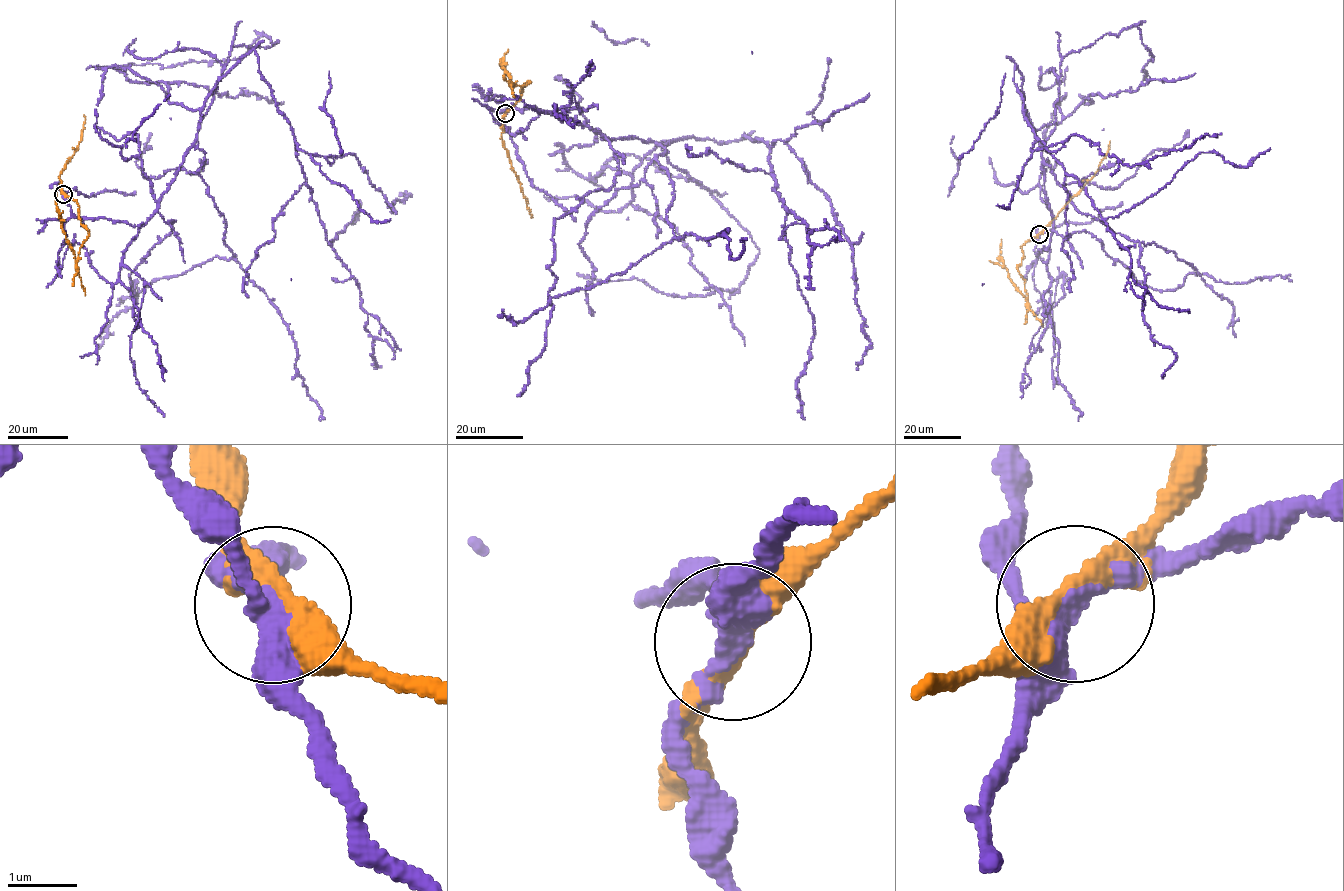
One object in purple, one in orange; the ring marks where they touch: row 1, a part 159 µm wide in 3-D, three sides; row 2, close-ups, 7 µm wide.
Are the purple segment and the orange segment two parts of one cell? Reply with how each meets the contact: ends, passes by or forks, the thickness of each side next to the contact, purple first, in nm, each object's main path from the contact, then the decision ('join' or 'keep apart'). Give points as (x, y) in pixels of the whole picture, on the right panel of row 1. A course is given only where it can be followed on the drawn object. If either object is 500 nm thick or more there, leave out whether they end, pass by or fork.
purple forks; orange passes by; calibres 280 and 240 nm; course purple (1039, 234), (1037, 254), (1052, 213), (1015, 65), (1023, 115), (1105, 218), (1198, 154), (1249, 166), (1270, 147); course orange (1039, 234), (1021, 247), (1024, 257), (1017, 269), (1024, 279), (1027, 299), (1008, 276), (1000, 255), (1001, 239); keep apart

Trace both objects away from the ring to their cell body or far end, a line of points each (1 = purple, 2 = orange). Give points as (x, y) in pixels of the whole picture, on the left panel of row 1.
1: (63, 193), (74, 217), (141, 225), (206, 97), (253, 50), (331, 244), (361, 210)
2: (64, 193), (75, 200), (80, 224), (88, 230), (76, 262), (59, 218), (56, 190)

